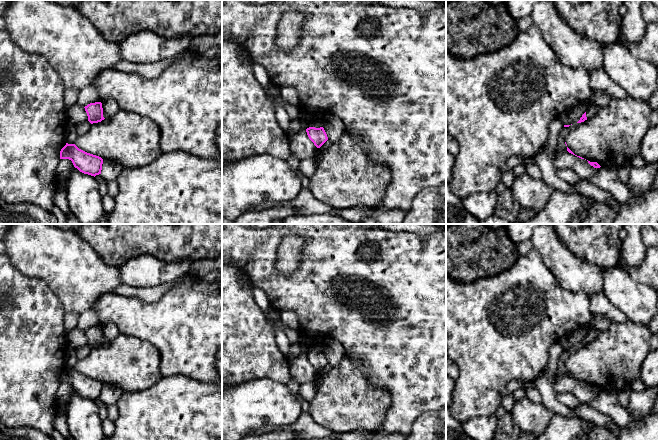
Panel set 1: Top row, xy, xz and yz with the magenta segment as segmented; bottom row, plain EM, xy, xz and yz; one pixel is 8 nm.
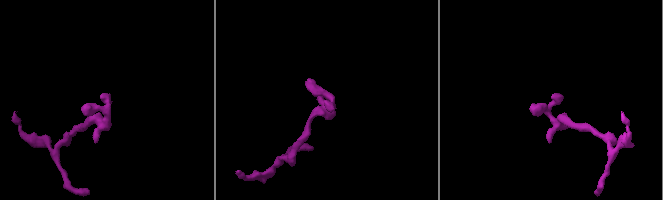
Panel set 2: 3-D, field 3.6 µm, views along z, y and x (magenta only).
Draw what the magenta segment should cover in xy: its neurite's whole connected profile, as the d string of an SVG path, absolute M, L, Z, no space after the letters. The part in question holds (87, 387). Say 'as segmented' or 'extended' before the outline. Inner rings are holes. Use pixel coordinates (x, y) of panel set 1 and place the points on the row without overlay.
as segmented | M68 368L61 373L60 383L69 383L75 392L84 398L101 398L103 383L79 373L75 368Z

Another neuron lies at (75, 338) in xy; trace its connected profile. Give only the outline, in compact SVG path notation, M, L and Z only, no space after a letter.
M77 327L67 331L65 335L67 348L77 349L78 347L88 345L88 340L85 332Z

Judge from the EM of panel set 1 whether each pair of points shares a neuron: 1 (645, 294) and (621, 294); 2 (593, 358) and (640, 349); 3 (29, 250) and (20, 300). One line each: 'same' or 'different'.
1: same
2: same
3: different

